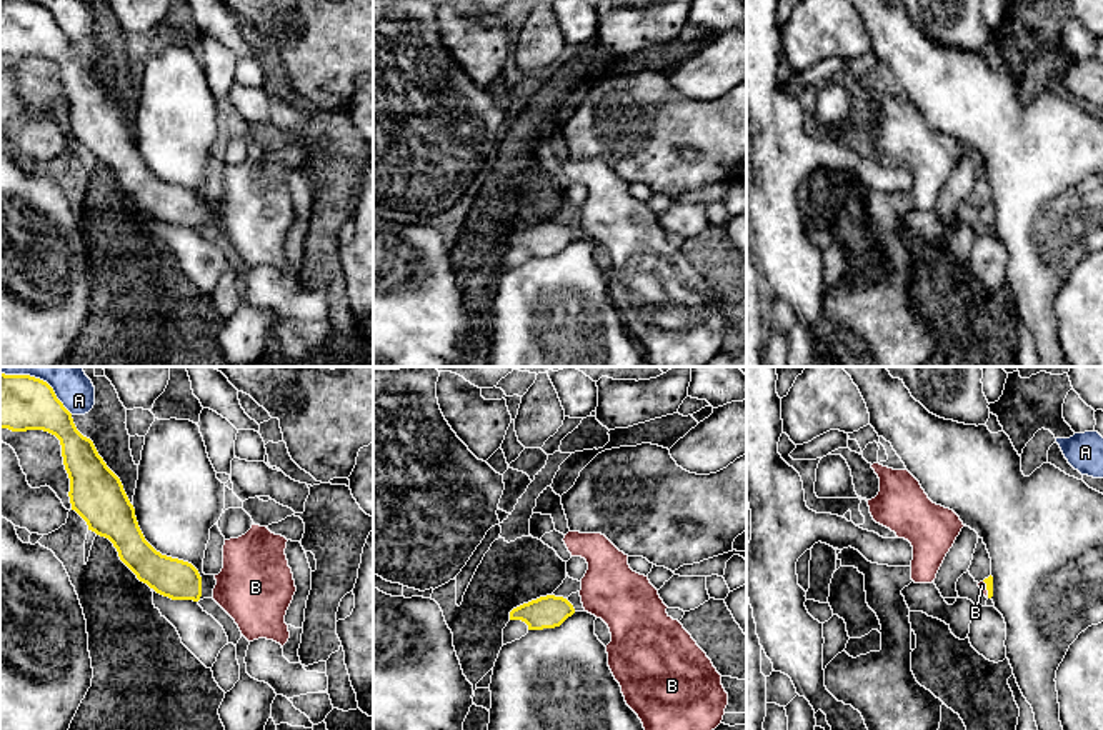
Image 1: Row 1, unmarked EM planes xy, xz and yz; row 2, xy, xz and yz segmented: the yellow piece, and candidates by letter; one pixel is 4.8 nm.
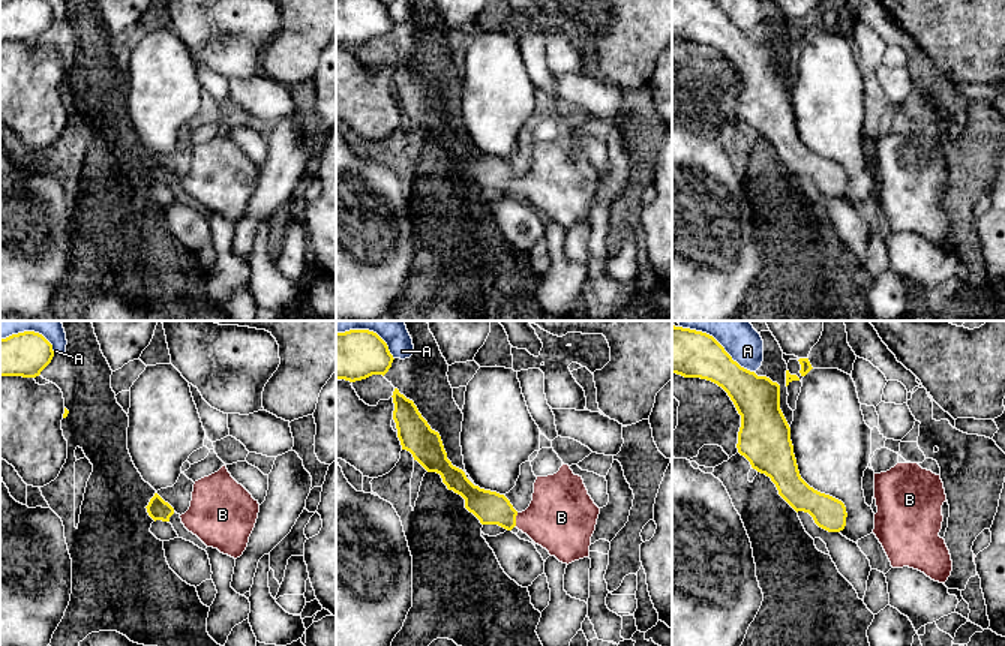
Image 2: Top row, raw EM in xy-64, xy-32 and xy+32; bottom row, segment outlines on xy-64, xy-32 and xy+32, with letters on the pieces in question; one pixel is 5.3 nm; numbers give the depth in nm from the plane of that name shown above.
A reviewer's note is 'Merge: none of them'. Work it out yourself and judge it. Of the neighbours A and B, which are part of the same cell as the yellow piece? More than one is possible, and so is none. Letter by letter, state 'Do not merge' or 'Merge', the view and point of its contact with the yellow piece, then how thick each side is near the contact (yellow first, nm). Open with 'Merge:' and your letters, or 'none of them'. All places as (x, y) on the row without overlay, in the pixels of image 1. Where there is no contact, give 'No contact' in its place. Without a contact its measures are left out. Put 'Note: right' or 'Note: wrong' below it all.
Merge: B
A: Do not merge. Touches yellow at xy (39, 5). Thickness 280 nm (yellow) against 180 nm
B: Merge. Touches yellow at yz (987, 215). Thickness 40 nm (yellow) against 40 nm
Note: wrong

